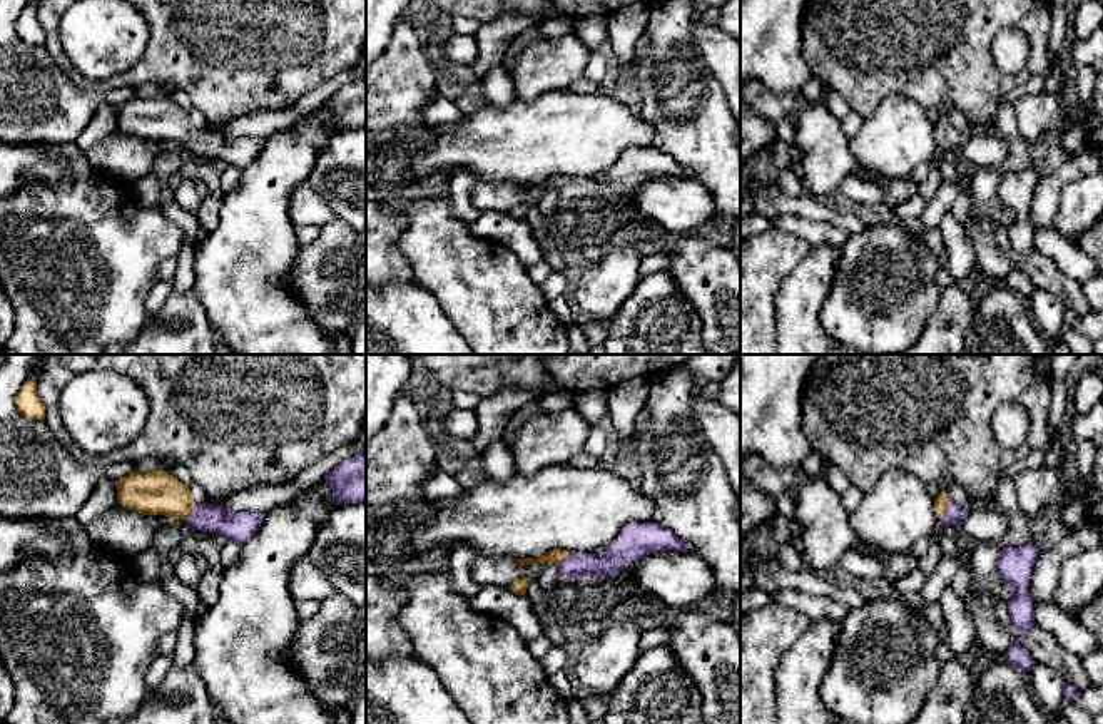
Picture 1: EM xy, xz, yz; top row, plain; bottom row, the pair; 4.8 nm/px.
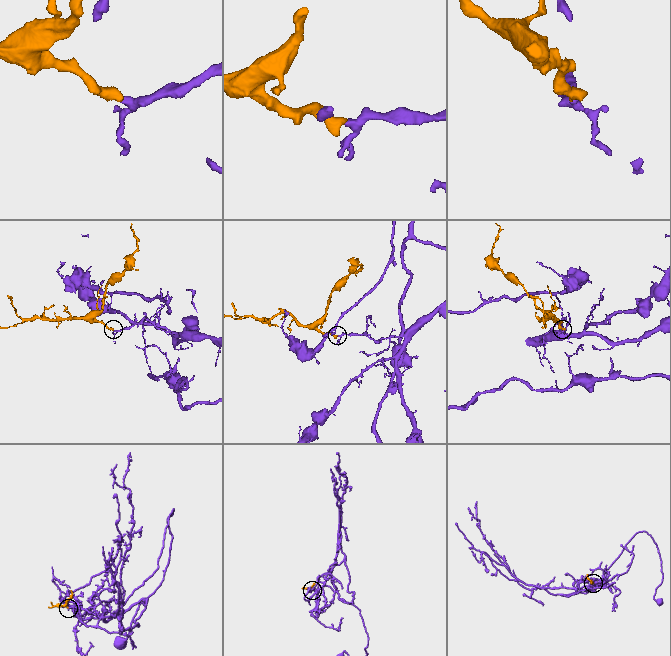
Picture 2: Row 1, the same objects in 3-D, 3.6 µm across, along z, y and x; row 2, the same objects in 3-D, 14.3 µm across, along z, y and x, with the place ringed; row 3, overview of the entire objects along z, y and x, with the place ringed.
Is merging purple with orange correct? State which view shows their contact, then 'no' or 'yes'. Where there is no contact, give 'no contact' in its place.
contact in yz; yes

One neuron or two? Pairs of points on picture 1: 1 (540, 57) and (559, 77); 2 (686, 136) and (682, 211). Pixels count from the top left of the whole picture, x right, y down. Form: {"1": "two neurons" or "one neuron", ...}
{"1": "one neuron", "2": "two neurons"}

